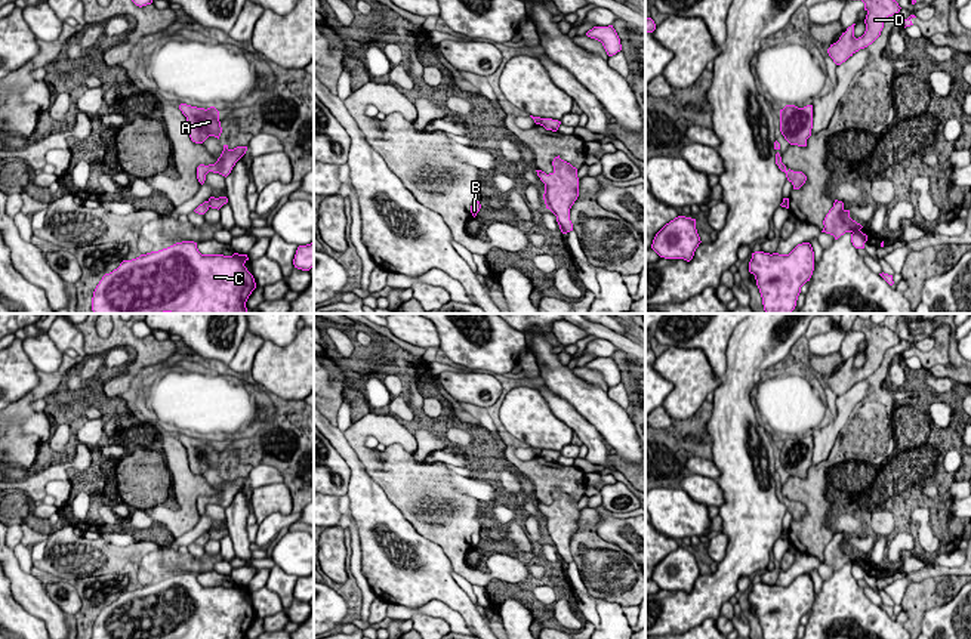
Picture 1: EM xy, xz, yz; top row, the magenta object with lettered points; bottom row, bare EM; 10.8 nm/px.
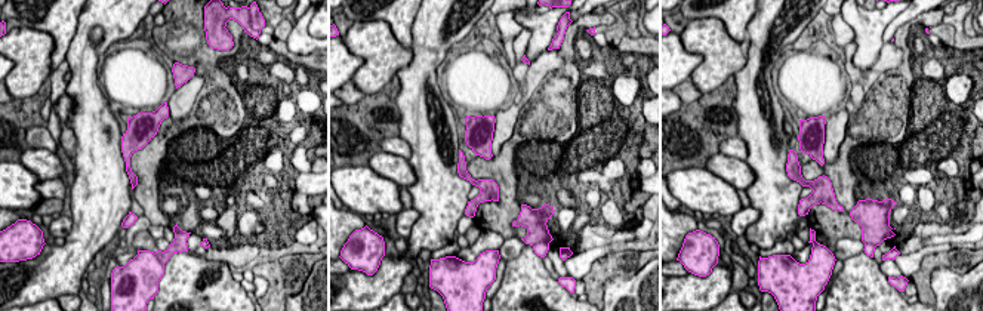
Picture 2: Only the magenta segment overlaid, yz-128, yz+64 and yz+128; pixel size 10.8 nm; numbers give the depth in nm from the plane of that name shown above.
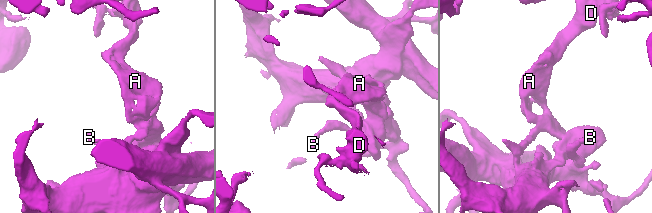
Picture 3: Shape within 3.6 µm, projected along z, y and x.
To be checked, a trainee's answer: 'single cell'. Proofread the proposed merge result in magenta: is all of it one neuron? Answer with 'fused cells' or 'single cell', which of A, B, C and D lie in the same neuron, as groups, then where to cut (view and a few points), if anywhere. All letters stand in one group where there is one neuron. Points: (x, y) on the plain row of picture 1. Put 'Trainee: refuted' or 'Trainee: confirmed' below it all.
fused cells; A D / B C; cut in yz along (859, 559), (853, 564)
Trainee: refuted

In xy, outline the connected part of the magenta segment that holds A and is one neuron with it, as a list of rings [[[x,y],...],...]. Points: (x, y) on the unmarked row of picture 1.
[[[181,435],[179,441],[187,448],[188,464],[192,473],[203,475],[209,467],[219,470],[222,459],[219,442],[215,438],[204,441]]]

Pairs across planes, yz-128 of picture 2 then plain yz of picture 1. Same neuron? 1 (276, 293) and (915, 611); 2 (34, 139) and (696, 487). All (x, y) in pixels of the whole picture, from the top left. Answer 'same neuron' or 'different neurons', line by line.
1: same neuron
2: different neurons

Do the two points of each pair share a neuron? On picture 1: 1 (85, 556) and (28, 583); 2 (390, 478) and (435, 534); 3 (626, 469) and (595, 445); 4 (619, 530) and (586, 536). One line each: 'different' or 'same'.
1: different
2: same
3: different
4: different

